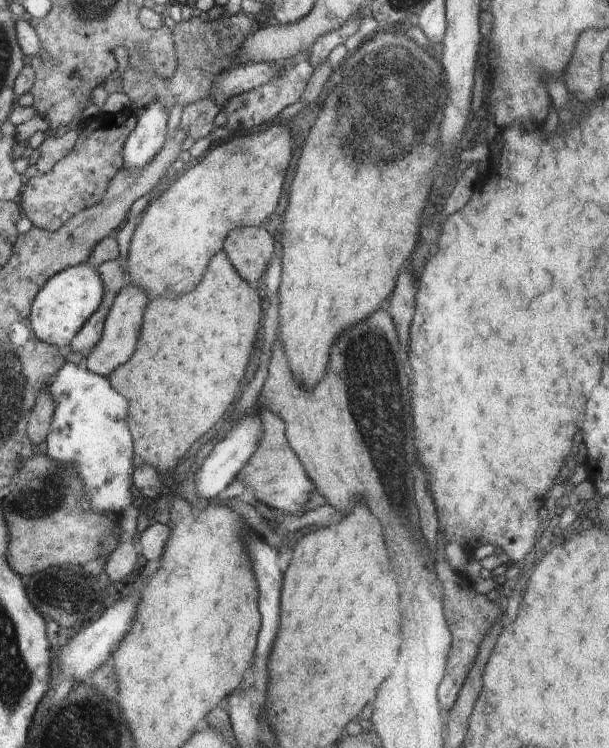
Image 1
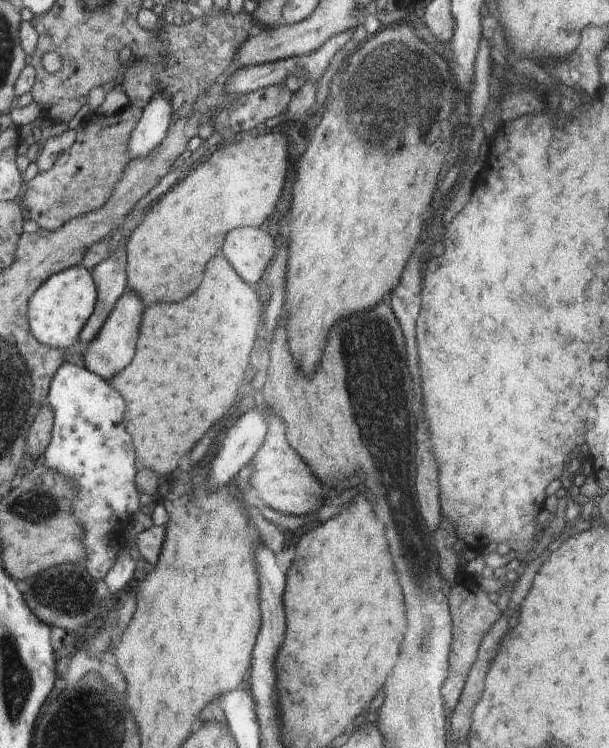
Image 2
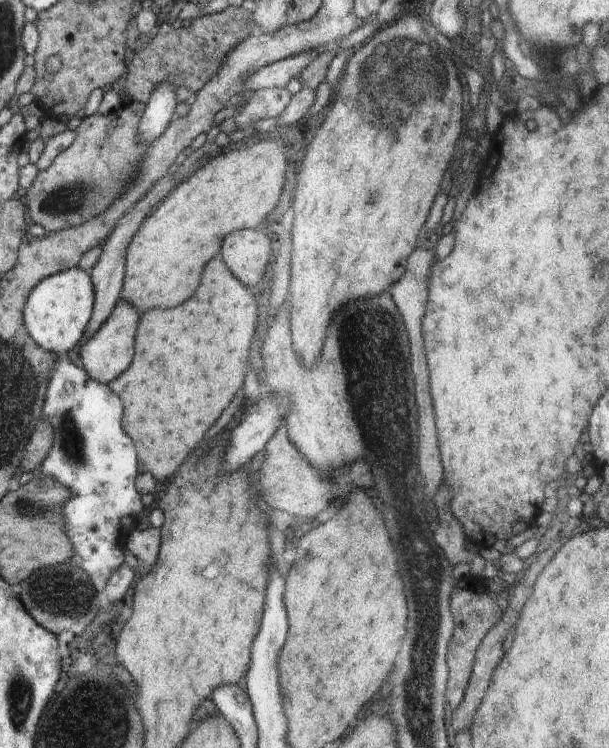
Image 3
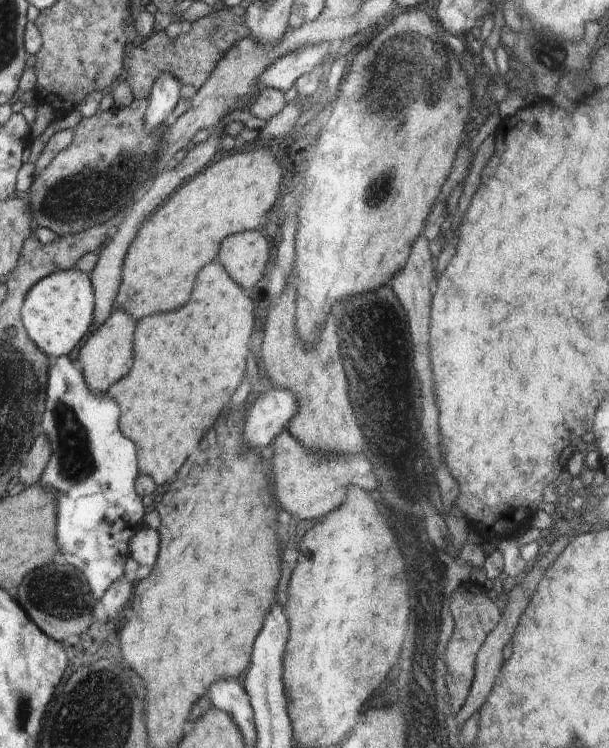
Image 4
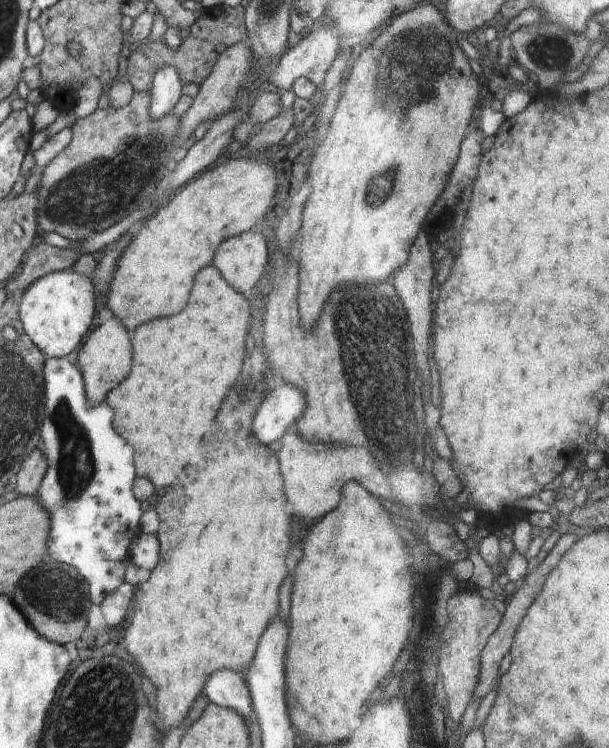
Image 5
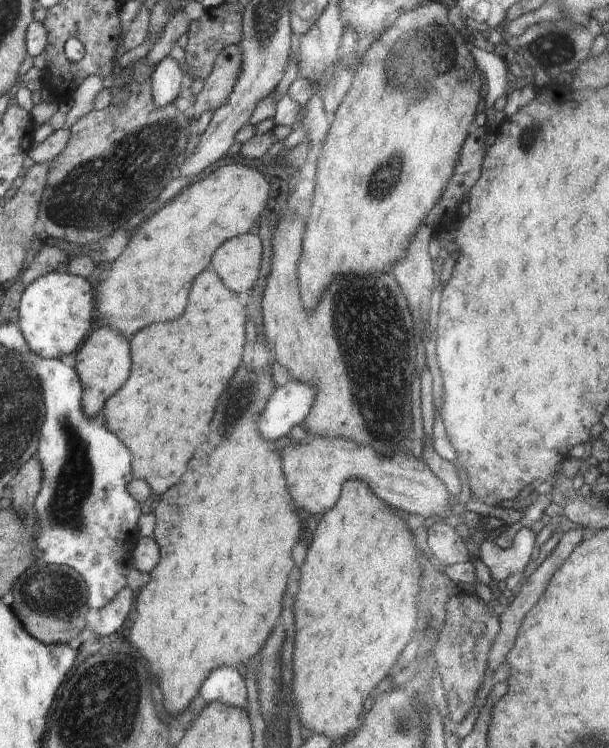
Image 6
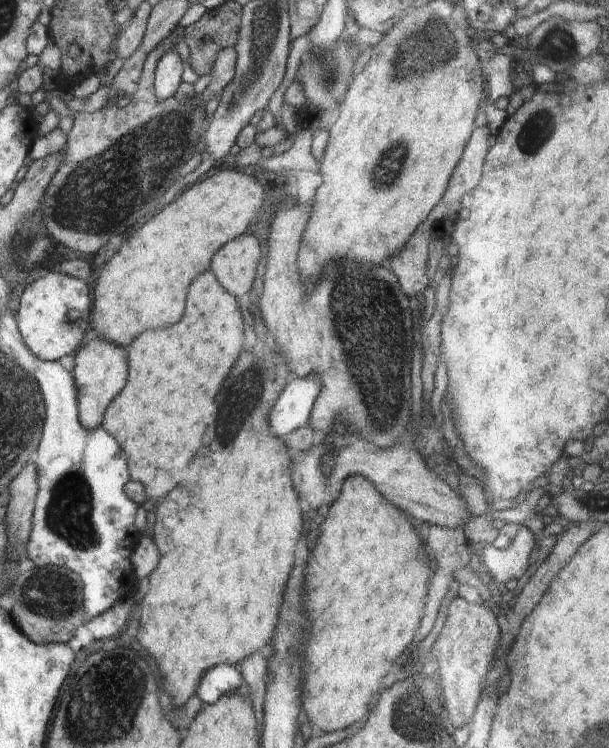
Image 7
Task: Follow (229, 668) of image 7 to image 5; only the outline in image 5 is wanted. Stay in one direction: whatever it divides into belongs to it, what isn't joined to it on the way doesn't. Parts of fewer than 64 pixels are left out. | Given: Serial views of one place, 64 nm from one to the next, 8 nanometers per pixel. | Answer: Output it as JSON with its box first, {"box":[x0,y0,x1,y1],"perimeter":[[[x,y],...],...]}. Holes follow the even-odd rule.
{"box":[204,670,255,722],"perimeter":[[[222,670],[212,674],[206,682],[204,694],[210,703],[236,712],[244,722],[255,714],[247,684],[236,672],[232,674],[230,670]]]}

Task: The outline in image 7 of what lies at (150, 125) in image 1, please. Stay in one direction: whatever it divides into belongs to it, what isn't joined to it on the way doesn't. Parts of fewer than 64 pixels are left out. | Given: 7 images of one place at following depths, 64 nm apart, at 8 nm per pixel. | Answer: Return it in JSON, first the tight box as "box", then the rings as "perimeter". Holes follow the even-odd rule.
{"box":[154,49,183,101],"perimeter":[[[175,49],[167,51],[157,63],[154,93],[158,101],[174,97],[182,84],[183,69],[181,58]]]}

